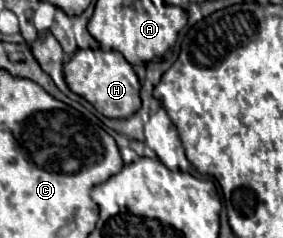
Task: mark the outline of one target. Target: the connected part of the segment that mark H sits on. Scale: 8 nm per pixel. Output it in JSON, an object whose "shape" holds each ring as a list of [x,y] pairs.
{"shape":[[[76,50],[68,64],[64,64],[64,78],[68,88],[86,98],[106,118],[128,118],[140,108],[140,82],[132,66],[120,52],[114,50]]]}

